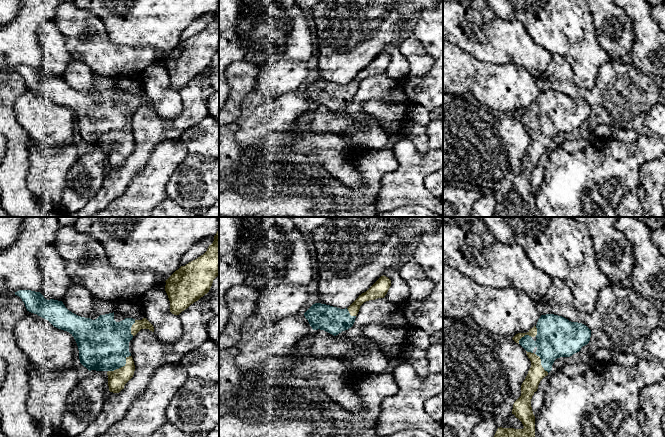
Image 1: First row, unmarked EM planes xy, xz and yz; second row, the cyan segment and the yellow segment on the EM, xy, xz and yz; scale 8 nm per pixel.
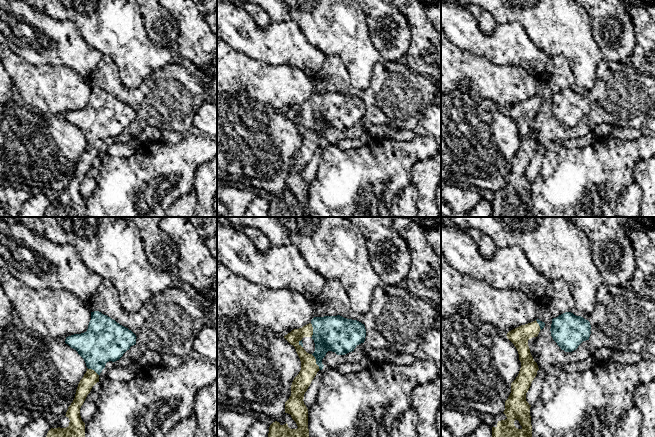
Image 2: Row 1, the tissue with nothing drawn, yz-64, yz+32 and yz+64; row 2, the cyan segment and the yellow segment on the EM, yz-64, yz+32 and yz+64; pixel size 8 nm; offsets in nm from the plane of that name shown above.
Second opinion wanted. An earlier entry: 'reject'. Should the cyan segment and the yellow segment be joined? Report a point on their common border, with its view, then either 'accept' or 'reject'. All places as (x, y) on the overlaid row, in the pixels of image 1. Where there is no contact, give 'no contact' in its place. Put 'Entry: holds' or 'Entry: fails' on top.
Entry: fails
xy (121, 366) | accept

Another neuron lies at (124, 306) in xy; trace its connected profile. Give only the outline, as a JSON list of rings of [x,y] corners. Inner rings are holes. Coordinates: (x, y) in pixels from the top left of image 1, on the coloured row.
[[[117,301],[112,302],[116,305],[116,309],[121,312],[132,312],[134,310],[135,302],[132,301]]]

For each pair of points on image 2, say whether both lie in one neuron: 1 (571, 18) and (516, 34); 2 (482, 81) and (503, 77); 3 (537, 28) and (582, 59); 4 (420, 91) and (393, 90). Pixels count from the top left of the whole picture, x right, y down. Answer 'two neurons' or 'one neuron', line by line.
1: two neurons
2: one neuron
3: one neuron
4: one neuron

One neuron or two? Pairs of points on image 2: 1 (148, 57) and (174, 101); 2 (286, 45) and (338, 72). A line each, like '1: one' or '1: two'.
1: two
2: two

